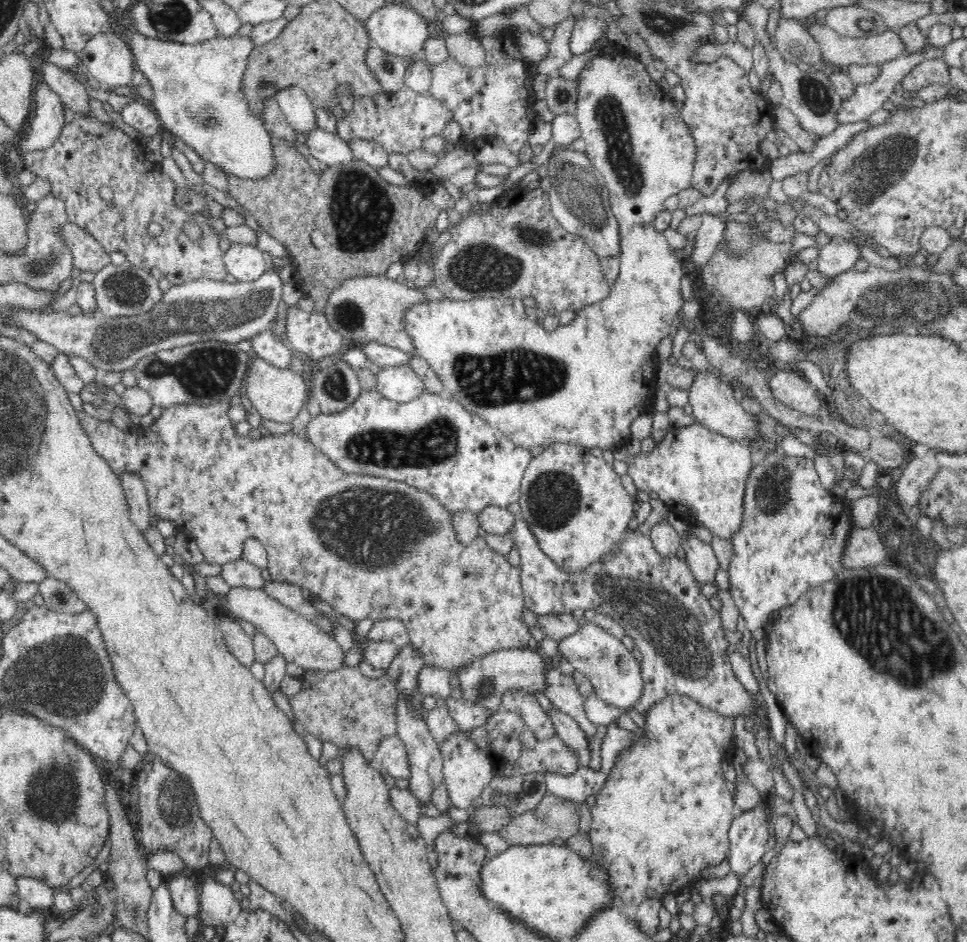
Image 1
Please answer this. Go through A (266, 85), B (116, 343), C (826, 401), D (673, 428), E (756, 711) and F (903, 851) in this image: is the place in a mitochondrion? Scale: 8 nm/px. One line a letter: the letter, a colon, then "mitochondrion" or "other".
A: mitochondrion
B: mitochondrion
C: other
D: other
E: other
F: other

